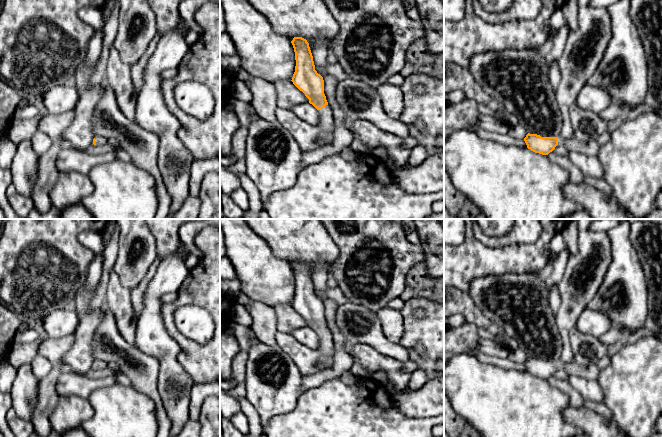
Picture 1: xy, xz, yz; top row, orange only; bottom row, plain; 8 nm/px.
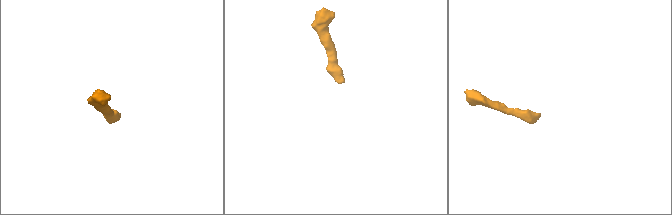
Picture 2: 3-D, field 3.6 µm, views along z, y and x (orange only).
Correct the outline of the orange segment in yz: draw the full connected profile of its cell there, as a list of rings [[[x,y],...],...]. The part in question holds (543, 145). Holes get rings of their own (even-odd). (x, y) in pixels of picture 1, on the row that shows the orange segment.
[[[528,133],[524,138],[527,148],[535,153],[548,155],[557,145],[564,146],[568,151],[577,151],[586,156],[598,156],[600,145],[596,140],[579,141],[574,137],[565,139],[562,137],[541,137]]]

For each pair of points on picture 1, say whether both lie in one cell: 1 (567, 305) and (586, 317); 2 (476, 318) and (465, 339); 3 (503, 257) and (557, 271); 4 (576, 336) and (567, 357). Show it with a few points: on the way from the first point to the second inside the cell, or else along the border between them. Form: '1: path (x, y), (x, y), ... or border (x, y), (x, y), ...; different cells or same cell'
1: border (585, 308), (579, 315), (575, 327); different cells
2: border (466, 322), (478, 327); different cells
3: border (557, 254), (554, 261); different cells
4: border (575, 327), (569, 334), (569, 345), (573, 360); different cells

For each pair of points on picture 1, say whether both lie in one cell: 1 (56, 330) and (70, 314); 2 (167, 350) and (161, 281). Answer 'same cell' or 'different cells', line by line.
1: same cell
2: same cell

